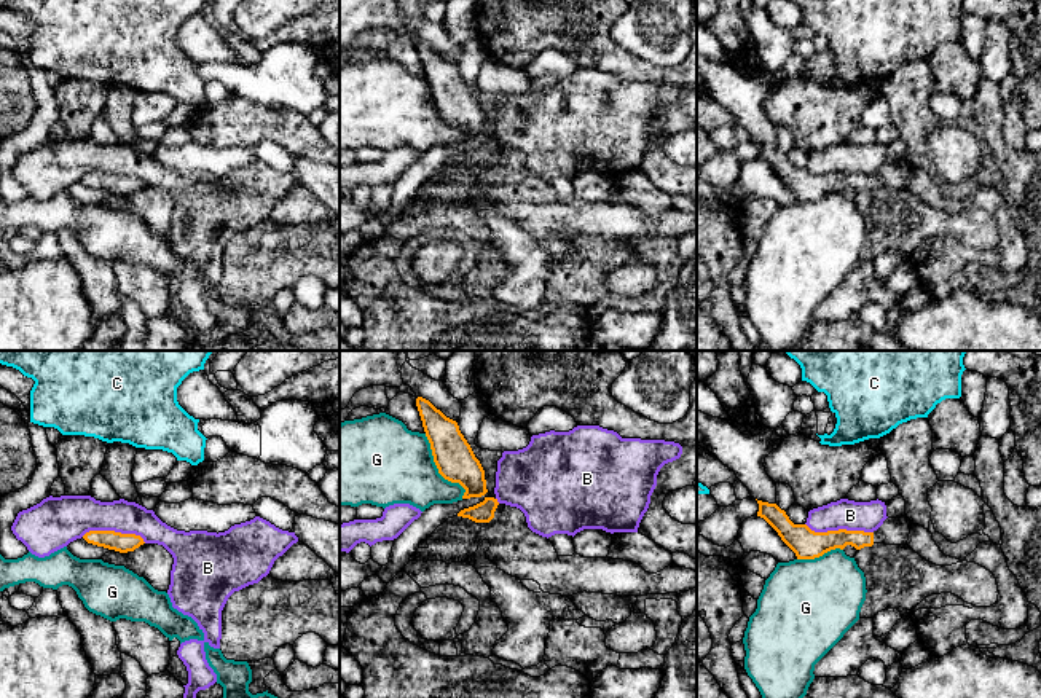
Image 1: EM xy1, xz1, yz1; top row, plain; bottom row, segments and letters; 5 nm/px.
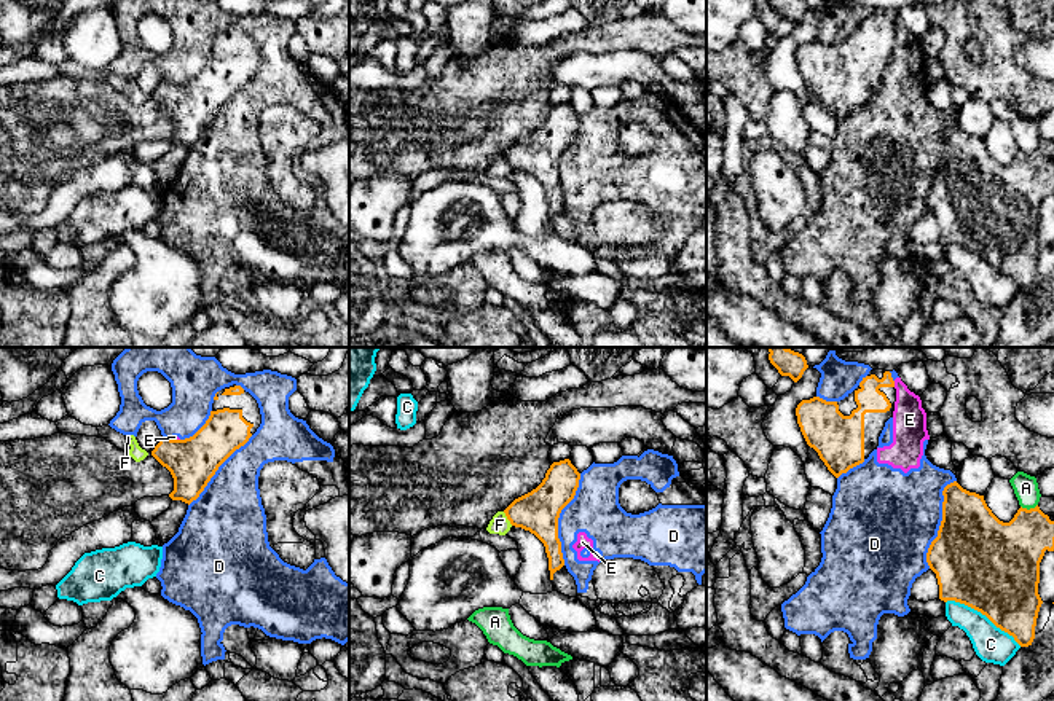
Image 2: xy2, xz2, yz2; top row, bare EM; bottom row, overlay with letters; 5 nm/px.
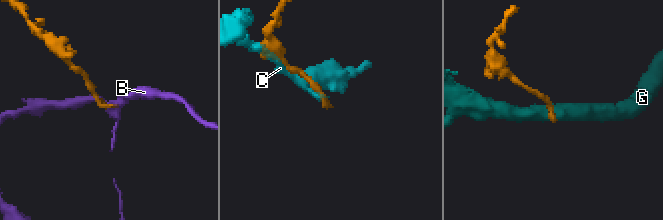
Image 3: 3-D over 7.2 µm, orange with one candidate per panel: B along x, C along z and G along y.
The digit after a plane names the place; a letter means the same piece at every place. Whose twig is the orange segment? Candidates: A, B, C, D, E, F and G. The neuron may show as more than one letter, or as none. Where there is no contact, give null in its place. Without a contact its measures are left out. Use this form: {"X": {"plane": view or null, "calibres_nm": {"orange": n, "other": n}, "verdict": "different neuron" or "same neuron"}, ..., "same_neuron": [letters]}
{"A": {"plane": "yz2", "calibres_nm": {"orange": 320, "other": 130}, "verdict": "different neuron"}, "B": {"plane": "yz1", "calibres_nm": {"orange": 150, "other": 150}, "verdict": "different neuron"}, "C": {"plane": "yz2", "calibres_nm": {"orange": 460, "other": 180}, "verdict": "different neuron"}, "D": {"plane": "yz2", "calibres_nm": {"orange": 440, "other": 460}, "verdict": "different neuron"}, "E": {"plane": "yz2", "calibres_nm": {"orange": 140, "other": 180}, "verdict": "different neuron"}, "F": {"plane": "xz2", "calibres_nm": {"orange": 220, "other": 100}, "verdict": "different neuron"}, "G": {"plane": "xz1", "calibres_nm": {"orange": 200, "other": 400}, "verdict": "different neuron"}, "same_neuron": []}

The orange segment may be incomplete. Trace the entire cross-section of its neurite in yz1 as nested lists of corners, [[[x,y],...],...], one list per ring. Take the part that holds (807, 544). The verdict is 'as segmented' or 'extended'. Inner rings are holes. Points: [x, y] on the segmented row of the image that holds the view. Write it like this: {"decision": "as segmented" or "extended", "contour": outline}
{"decision": "extended", "contour": [[[757,500],[757,516],[764,518],[795,553],[797,559],[815,559],[824,553],[847,545],[861,550],[874,543],[907,545],[912,523],[907,516],[886,518],[874,532],[864,531],[827,531],[815,532],[807,524],[794,524],[776,504]]]}

